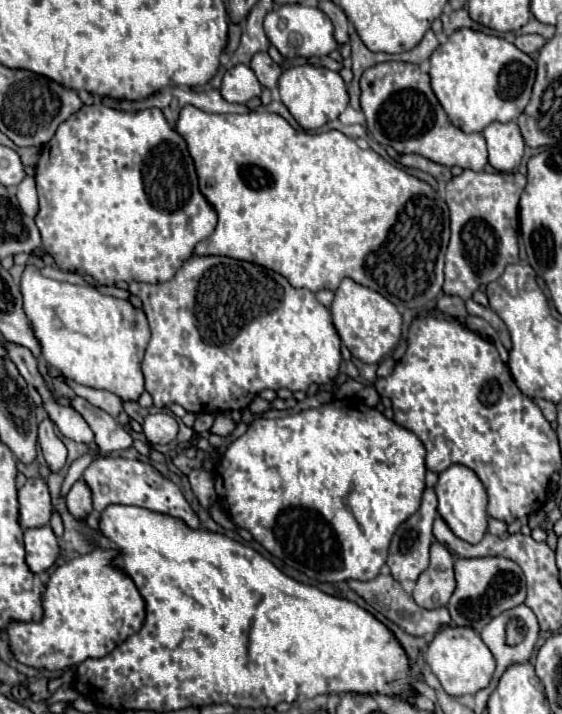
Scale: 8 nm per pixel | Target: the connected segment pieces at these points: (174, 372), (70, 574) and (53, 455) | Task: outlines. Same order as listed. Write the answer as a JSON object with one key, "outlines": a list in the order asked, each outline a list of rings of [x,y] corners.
{"outlines":[[[[193,255],[181,265],[181,269],[175,273],[175,277],[171,281],[155,283],[155,285],[133,281],[133,283],[129,283],[129,293],[137,295],[143,301],[143,311],[149,319],[151,341],[149,341],[149,347],[147,347],[145,357],[143,357],[143,375],[145,375],[145,391],[153,397],[153,405],[159,407],[159,409],[169,407],[171,403],[179,403],[189,413],[241,411],[241,409],[247,409],[249,403],[255,399],[255,395],[263,389],[307,391],[307,387],[311,383],[329,383],[337,377],[339,363],[341,363],[341,351],[339,351],[341,339],[339,339],[339,335],[333,327],[329,309],[325,309],[309,289],[291,287],[289,281],[283,275],[275,273],[275,271],[269,271],[265,267],[259,267],[259,265],[253,265],[253,263],[247,263],[247,261],[229,259],[229,257],[199,257],[199,255]]],[[[95,549],[59,565],[51,573],[45,583],[45,591],[41,593],[41,623],[11,621],[5,627],[9,651],[19,663],[49,671],[73,667],[87,657],[105,657],[113,647],[141,629],[145,619],[145,601],[135,583],[121,569],[111,565],[115,555],[117,551],[113,549]]],[[[45,419],[39,425],[39,445],[43,451],[43,457],[51,469],[51,473],[59,473],[67,459],[67,449],[61,443],[61,439],[55,435],[55,425],[49,419]]]]}

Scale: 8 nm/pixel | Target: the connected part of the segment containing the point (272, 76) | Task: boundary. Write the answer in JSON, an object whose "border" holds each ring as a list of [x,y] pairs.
{"border":[[[257,53],[253,55],[249,67],[253,69],[253,73],[257,75],[259,83],[267,89],[275,89],[277,87],[277,81],[279,81],[279,75],[283,73],[283,69],[273,63],[273,59],[267,55],[267,53]]]}

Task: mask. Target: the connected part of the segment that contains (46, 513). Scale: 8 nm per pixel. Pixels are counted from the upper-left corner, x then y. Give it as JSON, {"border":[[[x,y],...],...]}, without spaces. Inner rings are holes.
{"border":[[[27,479],[19,489],[19,525],[23,529],[49,525],[51,519],[51,497],[47,483],[39,479]]]}

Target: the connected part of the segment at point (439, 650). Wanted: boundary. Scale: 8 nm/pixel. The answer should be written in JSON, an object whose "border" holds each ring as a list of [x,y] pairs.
{"border":[[[441,627],[435,639],[429,643],[425,661],[429,663],[431,671],[441,681],[443,689],[451,697],[463,697],[463,695],[475,695],[477,691],[485,689],[491,683],[493,671],[495,671],[495,659],[489,647],[483,643],[479,633],[475,633],[471,627]]]}

